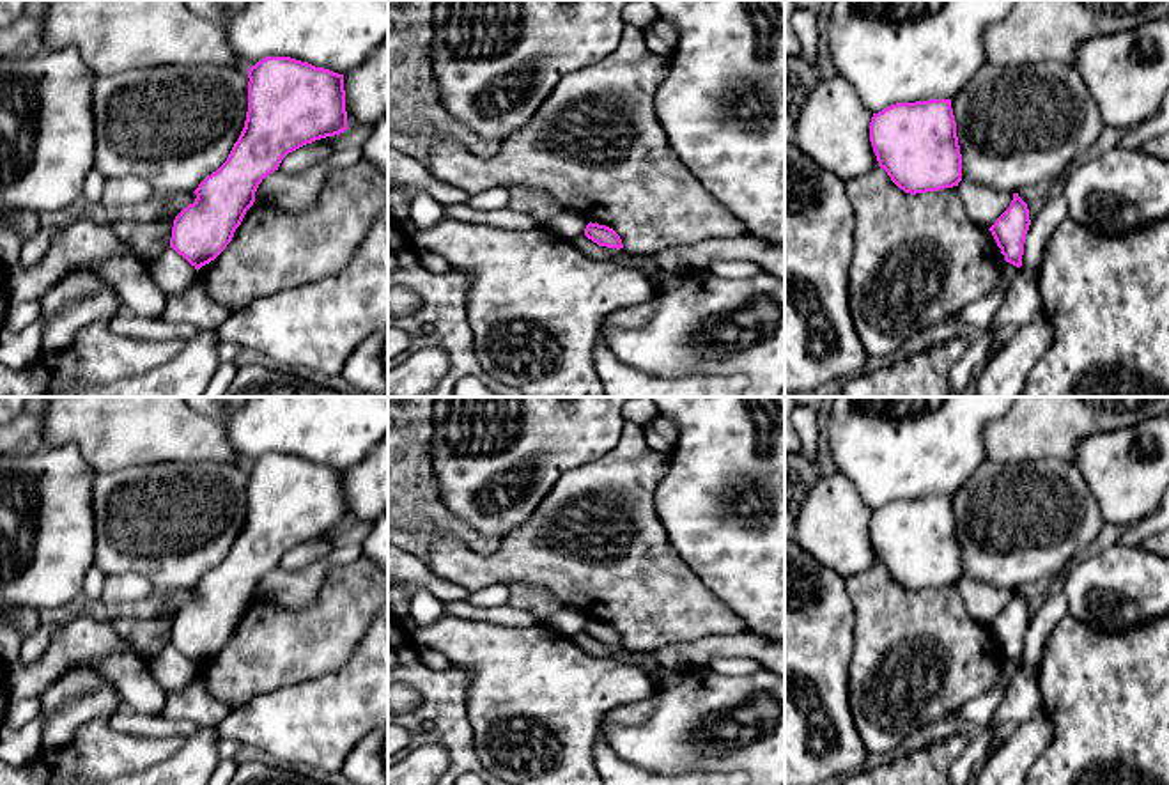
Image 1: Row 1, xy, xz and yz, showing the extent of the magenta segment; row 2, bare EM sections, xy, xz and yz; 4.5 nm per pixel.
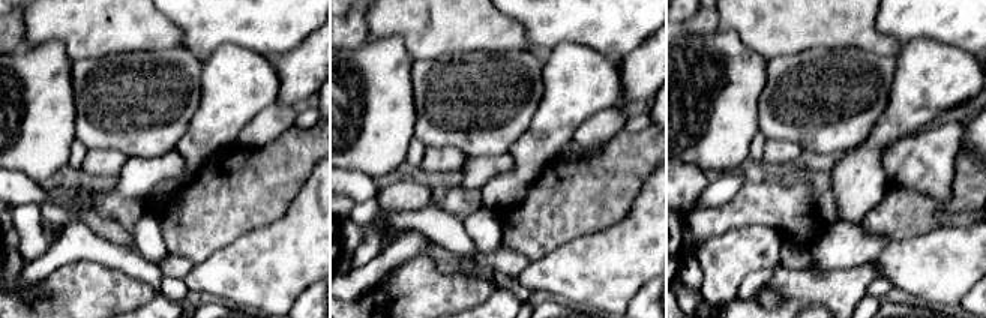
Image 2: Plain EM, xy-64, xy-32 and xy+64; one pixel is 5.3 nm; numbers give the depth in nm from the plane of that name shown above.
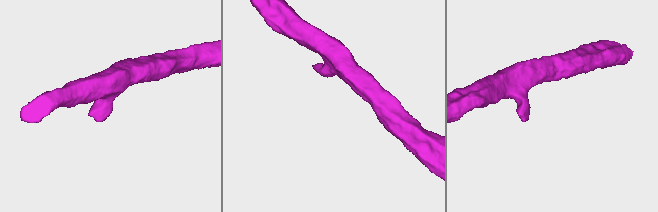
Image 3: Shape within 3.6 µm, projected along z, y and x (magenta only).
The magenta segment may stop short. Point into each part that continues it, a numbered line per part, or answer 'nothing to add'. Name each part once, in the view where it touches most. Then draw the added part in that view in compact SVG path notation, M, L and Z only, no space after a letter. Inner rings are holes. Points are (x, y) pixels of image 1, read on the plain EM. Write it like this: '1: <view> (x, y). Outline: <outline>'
nothing to add

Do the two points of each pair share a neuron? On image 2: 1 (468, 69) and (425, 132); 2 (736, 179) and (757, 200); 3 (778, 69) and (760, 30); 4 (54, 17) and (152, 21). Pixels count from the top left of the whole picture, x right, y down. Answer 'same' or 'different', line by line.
1: same
2: different
3: different
4: same

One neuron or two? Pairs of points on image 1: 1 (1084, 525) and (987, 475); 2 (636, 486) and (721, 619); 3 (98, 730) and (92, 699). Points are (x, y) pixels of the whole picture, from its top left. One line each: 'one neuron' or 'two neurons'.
1: one neuron
2: one neuron
3: two neurons

